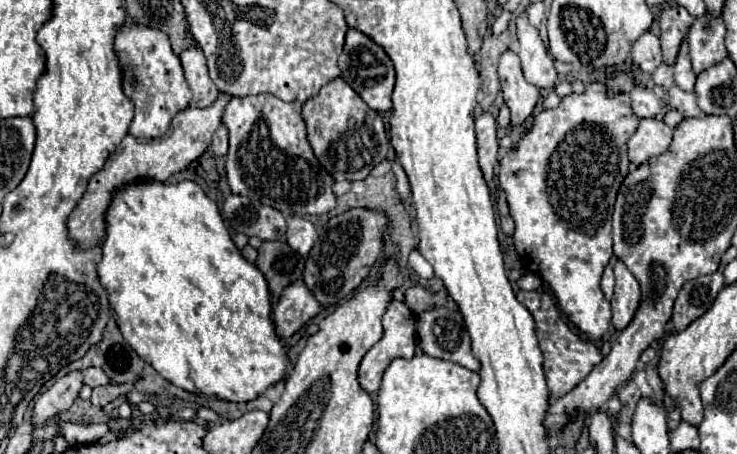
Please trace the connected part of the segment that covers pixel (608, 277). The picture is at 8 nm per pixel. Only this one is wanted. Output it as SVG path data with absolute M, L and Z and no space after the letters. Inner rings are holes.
M610 266L604 270L600 286L602 286L602 292L604 292L606 300L610 300L610 298L612 298L612 290L614 290L614 272L612 272L612 268L610 268Z

